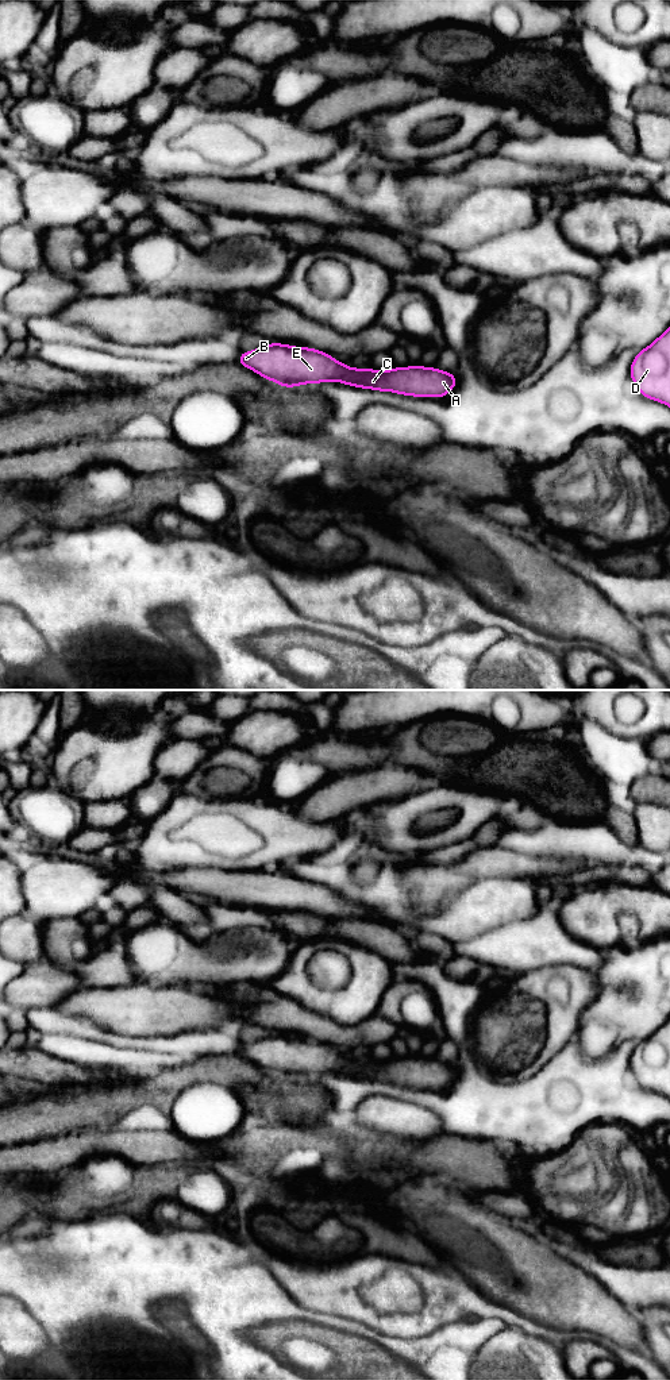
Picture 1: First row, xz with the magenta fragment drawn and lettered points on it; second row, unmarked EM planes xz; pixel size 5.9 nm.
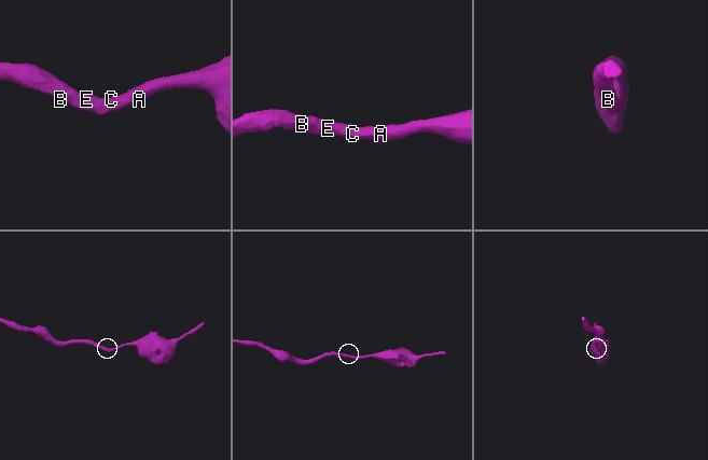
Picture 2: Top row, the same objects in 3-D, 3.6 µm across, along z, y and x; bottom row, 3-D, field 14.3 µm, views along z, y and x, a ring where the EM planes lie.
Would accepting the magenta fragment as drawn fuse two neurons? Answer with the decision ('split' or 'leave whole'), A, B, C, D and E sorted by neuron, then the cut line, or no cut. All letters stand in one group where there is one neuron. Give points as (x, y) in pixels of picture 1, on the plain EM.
leave whole; groups A B C D E; cut none

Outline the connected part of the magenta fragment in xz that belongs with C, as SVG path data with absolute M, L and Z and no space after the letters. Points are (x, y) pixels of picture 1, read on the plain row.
M267 1034L253 1042L240 1042L238 1056L284 1079L338 1072L343 1076L392 1083L403 1087L442 1090L457 1076L451 1063L420 1056L385 1063L349 1059L330 1045L309 1038Z

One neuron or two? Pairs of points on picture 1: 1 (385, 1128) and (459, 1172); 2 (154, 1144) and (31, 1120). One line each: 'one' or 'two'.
1: two
2: two

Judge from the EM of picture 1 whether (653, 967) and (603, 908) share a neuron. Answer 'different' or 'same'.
different

